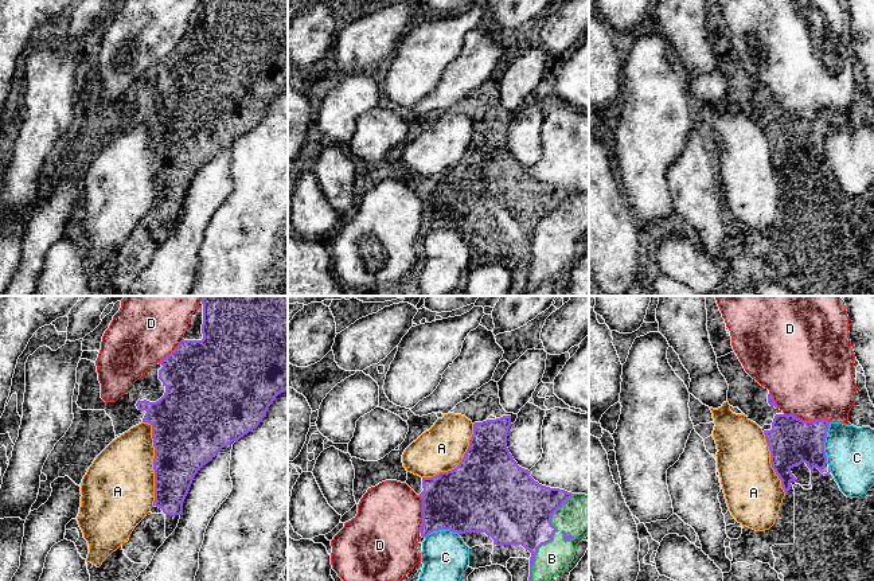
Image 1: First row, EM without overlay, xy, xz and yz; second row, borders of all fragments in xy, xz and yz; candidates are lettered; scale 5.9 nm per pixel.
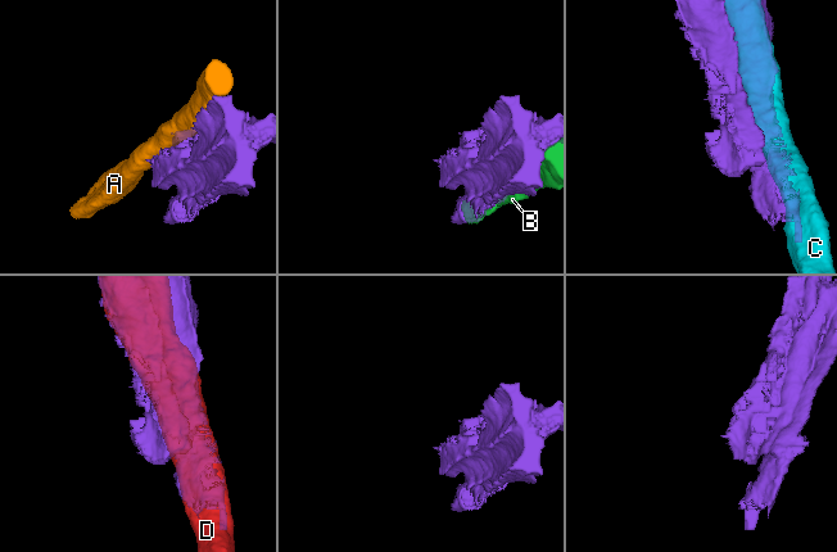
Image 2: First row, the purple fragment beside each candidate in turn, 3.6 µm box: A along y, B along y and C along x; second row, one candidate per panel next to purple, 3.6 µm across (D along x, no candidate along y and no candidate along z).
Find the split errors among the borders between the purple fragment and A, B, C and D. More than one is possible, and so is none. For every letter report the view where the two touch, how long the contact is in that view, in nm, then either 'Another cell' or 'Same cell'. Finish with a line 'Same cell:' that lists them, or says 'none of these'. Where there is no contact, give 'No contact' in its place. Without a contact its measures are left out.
A: Touches purple in xy. Shared border 500 nm. Another cell
B: Touches purple in xz. Shared border 600 nm. Same cell
C: Touches purple in yz. Shared border 240 nm. Another cell
D: Touches purple in yz. Shared border 280 nm. Another cell
Same cell: B

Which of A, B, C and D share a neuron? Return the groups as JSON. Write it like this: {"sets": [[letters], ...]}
{"sets": [["A"], ["B"], ["C"], ["D"]]}

